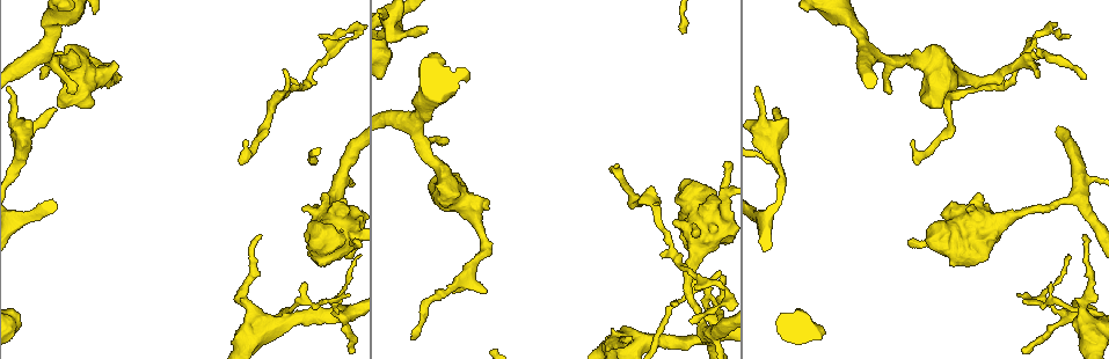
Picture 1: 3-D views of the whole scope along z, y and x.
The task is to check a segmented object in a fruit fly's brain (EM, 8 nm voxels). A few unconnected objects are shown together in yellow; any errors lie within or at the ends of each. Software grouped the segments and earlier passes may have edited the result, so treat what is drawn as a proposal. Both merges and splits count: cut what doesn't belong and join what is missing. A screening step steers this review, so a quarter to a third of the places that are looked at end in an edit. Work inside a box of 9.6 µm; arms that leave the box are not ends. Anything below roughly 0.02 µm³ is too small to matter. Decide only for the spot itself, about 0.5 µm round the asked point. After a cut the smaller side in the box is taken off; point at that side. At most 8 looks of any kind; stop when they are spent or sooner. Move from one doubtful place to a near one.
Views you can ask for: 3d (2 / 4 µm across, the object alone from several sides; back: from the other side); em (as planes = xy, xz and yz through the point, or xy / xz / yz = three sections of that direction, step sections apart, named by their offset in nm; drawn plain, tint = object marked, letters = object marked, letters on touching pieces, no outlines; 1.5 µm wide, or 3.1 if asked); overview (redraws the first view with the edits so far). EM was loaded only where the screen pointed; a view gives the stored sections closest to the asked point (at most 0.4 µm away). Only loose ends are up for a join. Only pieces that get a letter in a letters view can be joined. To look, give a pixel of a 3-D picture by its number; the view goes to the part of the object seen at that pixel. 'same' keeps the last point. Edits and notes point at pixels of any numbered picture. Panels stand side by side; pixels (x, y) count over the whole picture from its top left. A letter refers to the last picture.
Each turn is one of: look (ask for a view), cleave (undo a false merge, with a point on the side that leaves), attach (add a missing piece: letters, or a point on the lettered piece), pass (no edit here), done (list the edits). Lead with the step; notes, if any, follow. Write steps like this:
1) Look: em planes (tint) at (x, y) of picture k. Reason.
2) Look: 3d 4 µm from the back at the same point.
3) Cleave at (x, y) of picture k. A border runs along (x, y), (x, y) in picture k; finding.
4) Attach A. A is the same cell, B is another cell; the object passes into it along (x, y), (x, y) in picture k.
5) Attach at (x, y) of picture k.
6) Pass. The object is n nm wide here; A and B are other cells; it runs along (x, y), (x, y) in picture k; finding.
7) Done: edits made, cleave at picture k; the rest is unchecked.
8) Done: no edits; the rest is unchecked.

Look: 3d 4 µm at (658, 342) of picture 1. A fork.

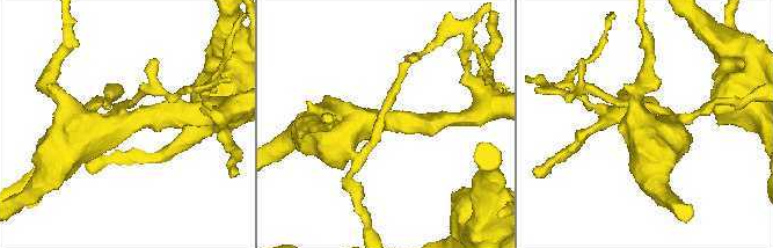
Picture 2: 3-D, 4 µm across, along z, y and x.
Look: em planes (tint) at (388, 119) of picture 2.

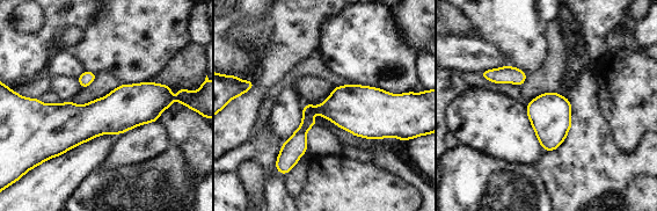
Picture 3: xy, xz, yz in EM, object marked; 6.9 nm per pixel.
Look: em planes (letters) at the same point.

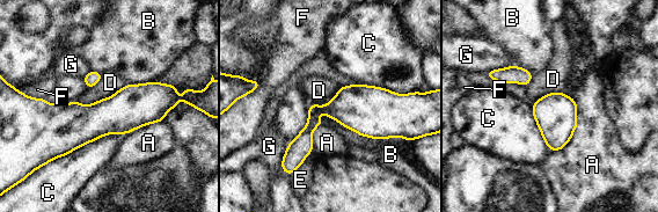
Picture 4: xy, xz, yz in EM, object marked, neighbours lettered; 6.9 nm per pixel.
Cleave at (304, 139) of picture 4. The object is 280 nm wide here; A, B, C, D, E, F and G are other cells; a border runs along (313, 104), (317, 109) in picture 4; two neurons meet here.

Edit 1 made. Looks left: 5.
Look: overview. See it whole again.

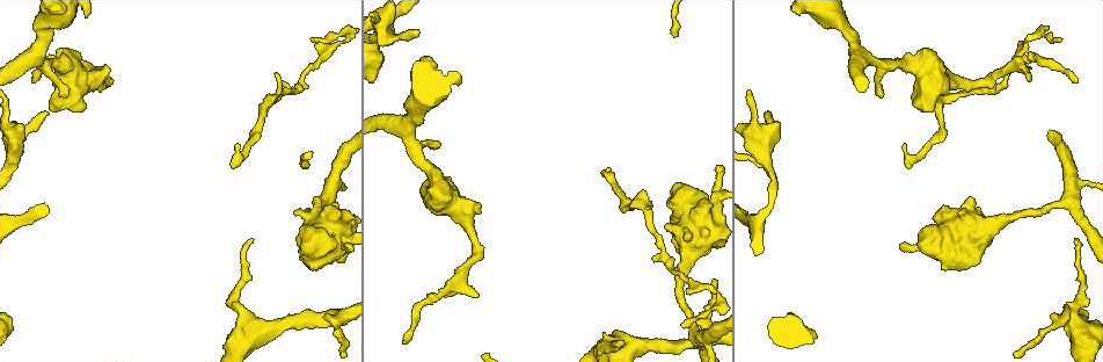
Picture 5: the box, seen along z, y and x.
Look: em planes (tint) at (715, 200) of picture 5. Thick turns thin.

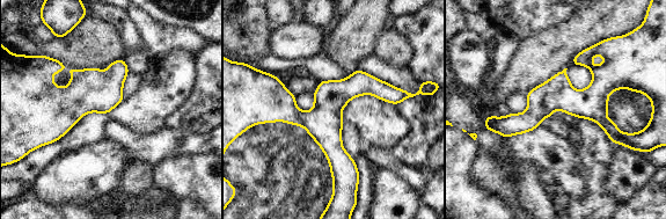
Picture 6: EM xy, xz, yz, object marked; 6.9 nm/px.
Look: em planes (letters) at the same point. See the neighbours.

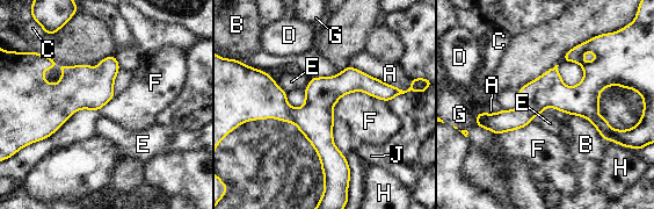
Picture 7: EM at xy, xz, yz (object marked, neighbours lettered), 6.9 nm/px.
Pass. The object is 220 nm wide here; the longest contact is with F, 400 nm; A, B, C, D, E, F, G, H and J are other cells; all the same neuron.

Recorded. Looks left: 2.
Done: edits made, cleave at picture 4; the rest is unchecked.

